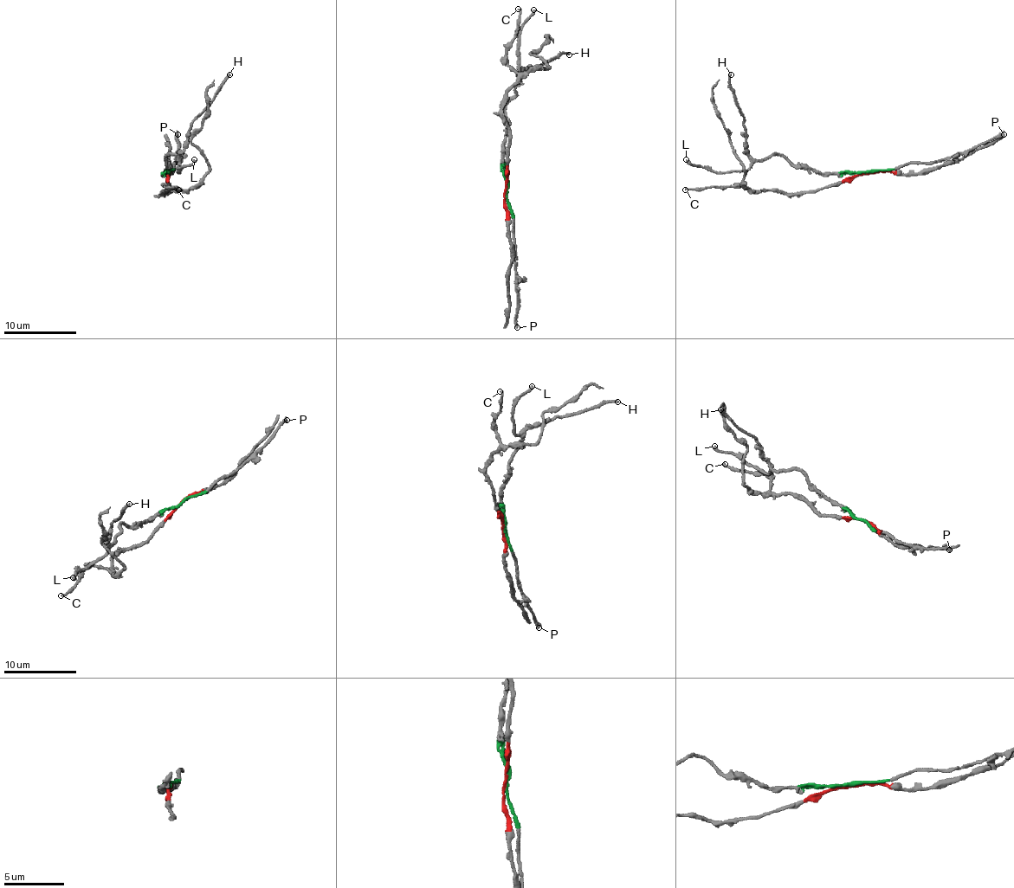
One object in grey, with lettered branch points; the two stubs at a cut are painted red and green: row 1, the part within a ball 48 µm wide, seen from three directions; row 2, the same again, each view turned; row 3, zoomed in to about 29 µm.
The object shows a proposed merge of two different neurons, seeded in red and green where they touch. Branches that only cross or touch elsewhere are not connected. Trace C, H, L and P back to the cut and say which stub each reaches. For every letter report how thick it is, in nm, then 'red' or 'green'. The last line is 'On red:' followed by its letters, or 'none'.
C: 180 nm | red
H: 240 nm | green
L: 280 nm | green
P: 300 nm | green
On red: C

